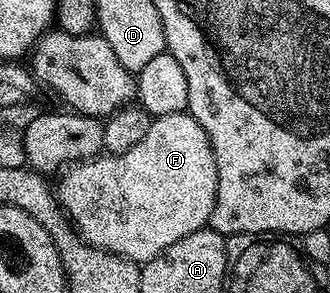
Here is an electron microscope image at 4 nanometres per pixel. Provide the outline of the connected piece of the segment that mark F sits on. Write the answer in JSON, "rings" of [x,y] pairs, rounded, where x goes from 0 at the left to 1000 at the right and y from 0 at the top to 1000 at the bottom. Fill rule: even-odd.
{"rings":[[[567,379],[470,399],[418,498],[355,532],[306,526],[239,549],[182,608],[164,652],[242,809],[415,894],[464,887],[539,812],[621,775],[639,754],[661,648],[636,471]]]}

